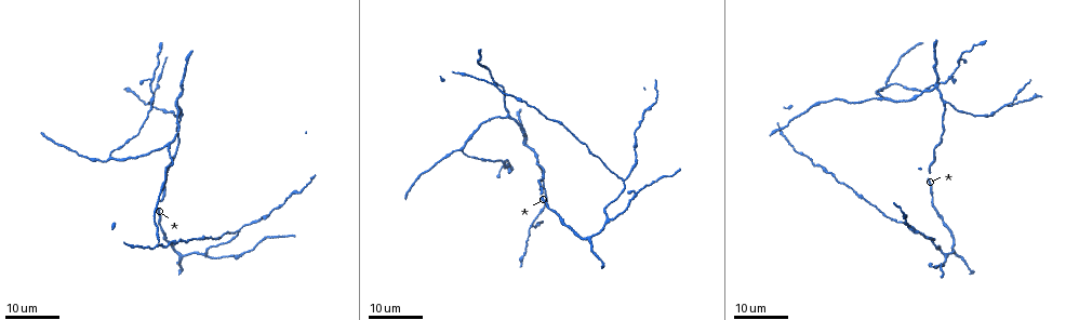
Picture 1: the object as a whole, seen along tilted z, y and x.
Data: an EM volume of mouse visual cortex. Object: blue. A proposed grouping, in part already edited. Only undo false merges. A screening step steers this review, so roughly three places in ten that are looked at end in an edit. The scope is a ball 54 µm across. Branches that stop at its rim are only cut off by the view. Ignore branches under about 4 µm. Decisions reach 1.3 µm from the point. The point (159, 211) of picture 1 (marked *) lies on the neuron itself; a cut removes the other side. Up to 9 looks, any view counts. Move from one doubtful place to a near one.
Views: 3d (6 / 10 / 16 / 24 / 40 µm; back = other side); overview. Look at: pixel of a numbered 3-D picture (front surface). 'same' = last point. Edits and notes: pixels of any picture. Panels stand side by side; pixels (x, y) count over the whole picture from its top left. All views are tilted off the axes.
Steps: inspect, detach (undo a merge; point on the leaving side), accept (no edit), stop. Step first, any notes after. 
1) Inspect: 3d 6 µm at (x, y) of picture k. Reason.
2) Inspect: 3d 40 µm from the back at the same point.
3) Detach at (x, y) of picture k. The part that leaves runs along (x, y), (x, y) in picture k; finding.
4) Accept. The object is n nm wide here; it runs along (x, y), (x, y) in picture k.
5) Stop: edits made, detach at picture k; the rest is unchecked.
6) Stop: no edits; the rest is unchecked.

Inspect: 3d 16 µm at (610, 218) of picture 1. Three-way junction.

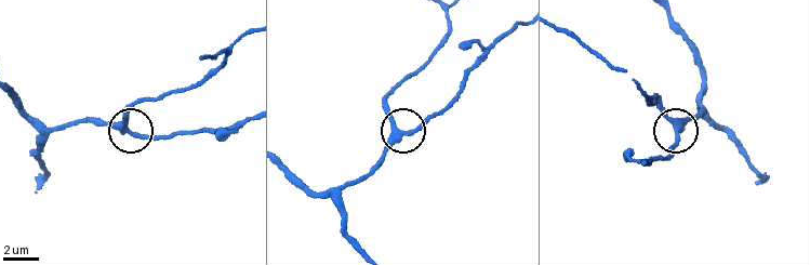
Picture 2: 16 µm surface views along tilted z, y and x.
Inspect: 3d 10 µm at (401, 132) of picture 2.

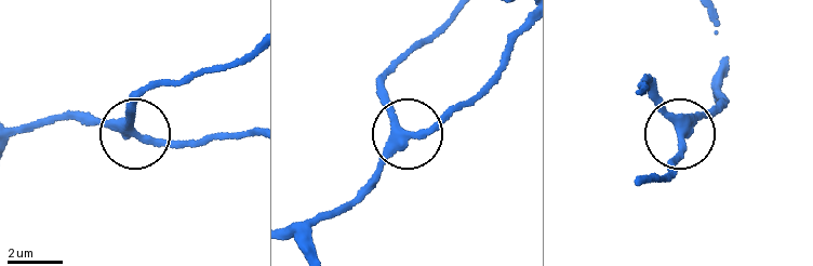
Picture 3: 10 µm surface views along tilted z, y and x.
Accept. It runs along (16, 131), (76, 120), (203, 145) in picture 3; one neuron here.

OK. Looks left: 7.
Inspect: 3d 24 µm at (590, 239) of picture 1. A fork.

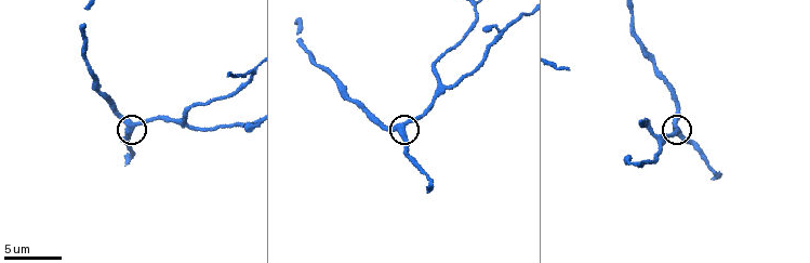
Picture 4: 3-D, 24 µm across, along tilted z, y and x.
Inspect: 3d 10 µm at (131, 129) of picture 4.

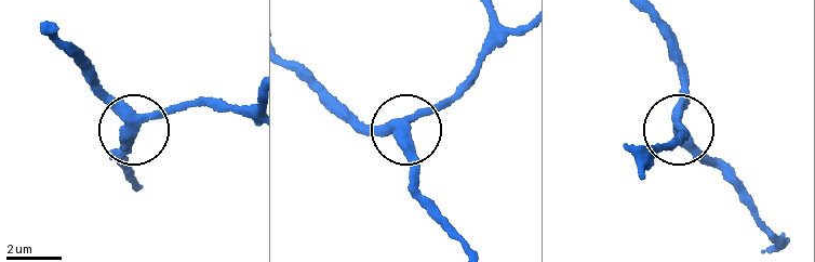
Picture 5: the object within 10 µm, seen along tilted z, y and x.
Accept. 3 arms meet here; it runs along (290, 68), (355, 127), (403, 129), (426, 212) in picture 5; all the same neuron.

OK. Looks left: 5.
Inspect: 3d 24 µm at (239, 230) of picture 1. Three arms meet.

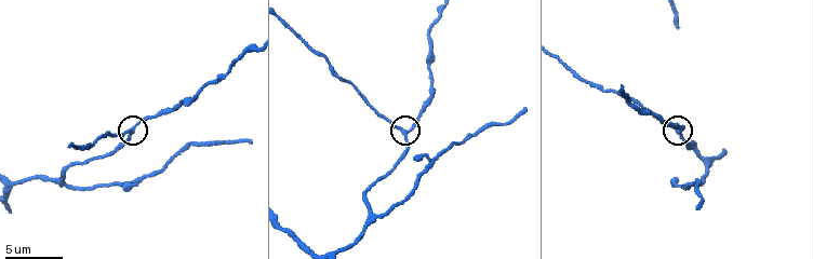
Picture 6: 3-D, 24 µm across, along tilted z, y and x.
Inspect: 3d 6 µm at (132, 130) of picture 6. Closer look.

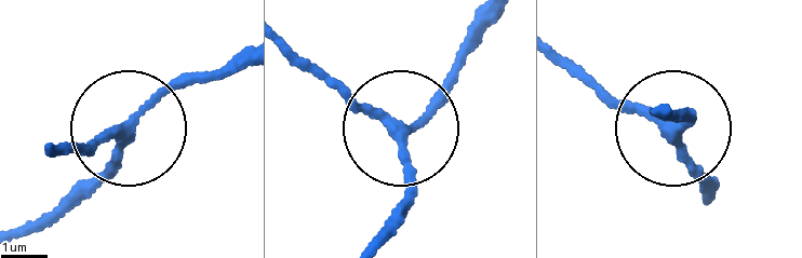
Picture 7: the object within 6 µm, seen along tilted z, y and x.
Accept. 3 arms meet here; it runs along (372, 245), (405, 179), (402, 136), (428, 119), (471, 41) in picture 7; continuous, no second neuron.

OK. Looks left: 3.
Inspect: 3d 24 µm at (507, 115) of picture 1. Side arm on a straight run.

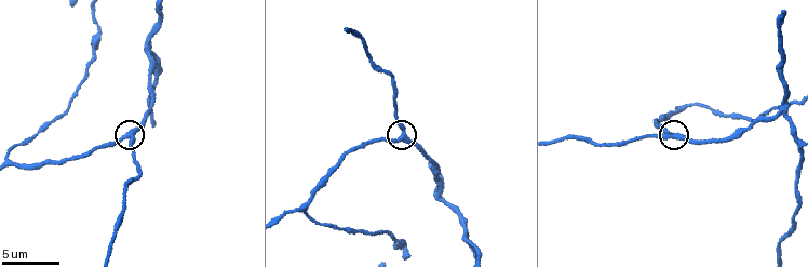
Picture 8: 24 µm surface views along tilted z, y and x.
Inspect: 3d 10 µm at (674, 138) of picture 8.

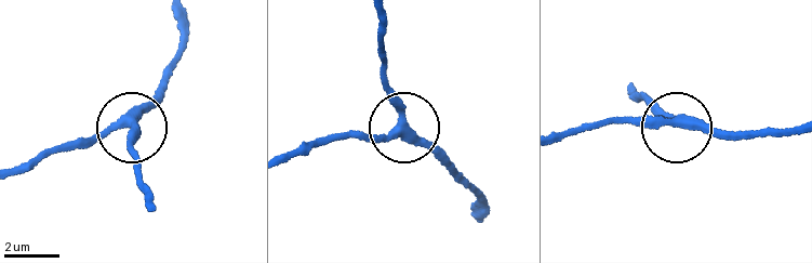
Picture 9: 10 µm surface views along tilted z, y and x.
Accept. 3 arms meet here; it runs along (482, 205), (448, 159), (404, 126), (383, 52) in picture 9; all the same neuron.

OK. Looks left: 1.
Stop: no edits; the rest is unchecked.

